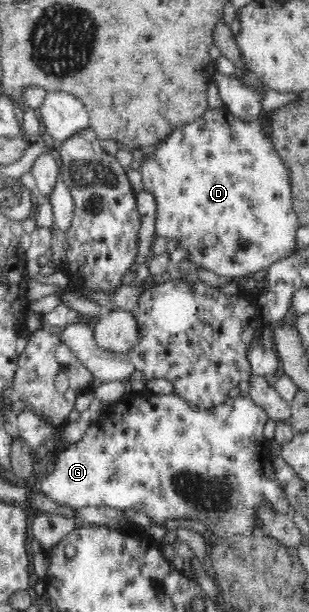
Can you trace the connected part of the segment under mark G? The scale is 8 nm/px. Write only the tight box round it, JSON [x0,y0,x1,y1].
[42,391,291,539]

